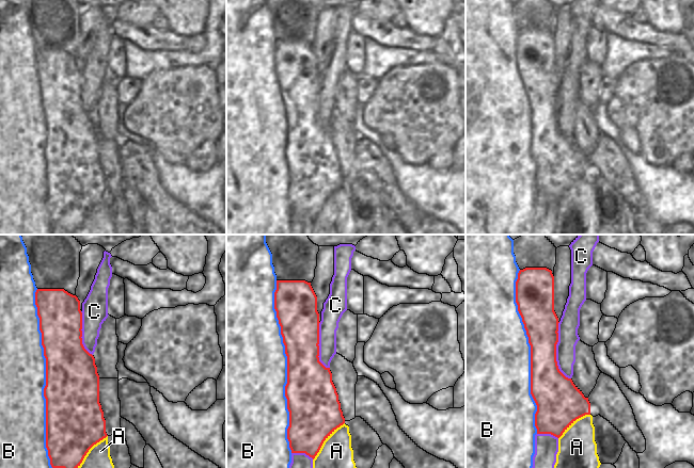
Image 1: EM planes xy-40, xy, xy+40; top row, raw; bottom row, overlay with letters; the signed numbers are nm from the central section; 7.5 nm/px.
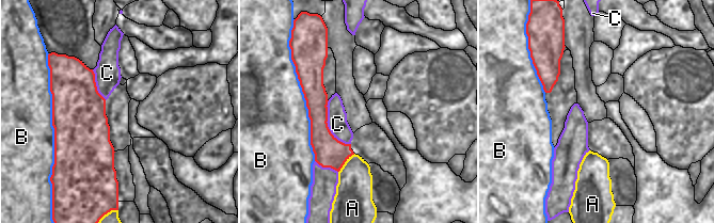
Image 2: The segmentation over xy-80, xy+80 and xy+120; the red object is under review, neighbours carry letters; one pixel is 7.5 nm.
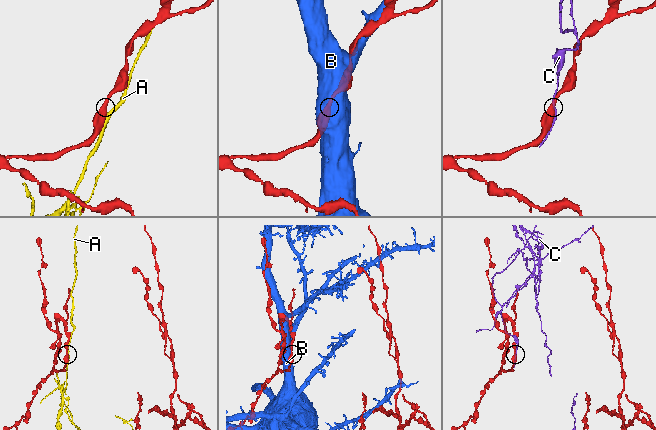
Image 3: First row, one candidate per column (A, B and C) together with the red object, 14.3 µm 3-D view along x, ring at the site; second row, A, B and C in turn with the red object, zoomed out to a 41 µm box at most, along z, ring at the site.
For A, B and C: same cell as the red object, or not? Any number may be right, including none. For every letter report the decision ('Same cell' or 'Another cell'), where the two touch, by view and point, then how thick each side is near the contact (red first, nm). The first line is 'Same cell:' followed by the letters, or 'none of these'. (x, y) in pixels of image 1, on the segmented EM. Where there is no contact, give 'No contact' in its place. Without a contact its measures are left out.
Same cell: none of these
A: Another cell. Touches red at xy (325, 439). Thickness 380 nm (red) against 240 nm
B: Another cell. Touches red at xy-40 (46, 378). Thickness 420 nm (red) against 360 nm
C: Another cell. Touches red at xy+40 (555, 352). Thickness 280 nm (red) against 150 nm

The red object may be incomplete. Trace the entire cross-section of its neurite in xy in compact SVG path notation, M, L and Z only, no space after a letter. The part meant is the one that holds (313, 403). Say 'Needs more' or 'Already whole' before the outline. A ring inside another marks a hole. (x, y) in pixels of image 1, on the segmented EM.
Already whole. M277 280L274 309L287 356L287 384L285 397L289 411L287 439L291 453L305 453L313 459L324 441L341 425L345 418L338 394L332 382L330 368L319 361L319 313L317 296L305 280Z

